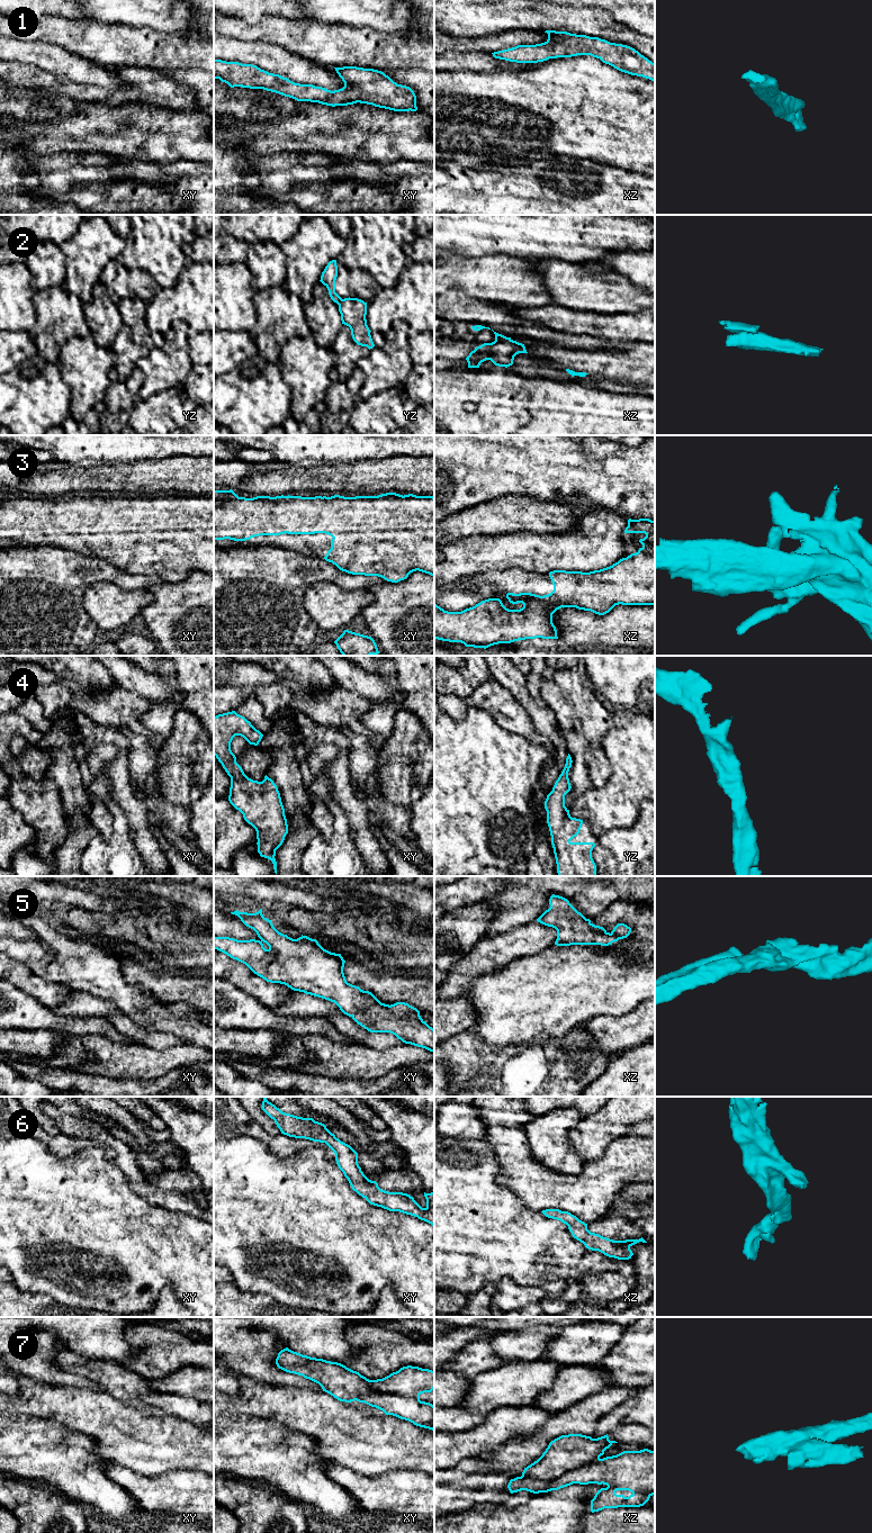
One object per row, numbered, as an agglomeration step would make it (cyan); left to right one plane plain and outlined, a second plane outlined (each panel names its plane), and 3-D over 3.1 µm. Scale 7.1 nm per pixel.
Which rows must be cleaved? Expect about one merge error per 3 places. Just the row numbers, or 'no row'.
2, 7

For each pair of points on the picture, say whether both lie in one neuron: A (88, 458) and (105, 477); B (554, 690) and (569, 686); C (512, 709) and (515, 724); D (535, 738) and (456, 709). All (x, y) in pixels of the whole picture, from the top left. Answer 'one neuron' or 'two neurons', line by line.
A: two neurons
B: two neurons
C: one neuron
D: one neuron

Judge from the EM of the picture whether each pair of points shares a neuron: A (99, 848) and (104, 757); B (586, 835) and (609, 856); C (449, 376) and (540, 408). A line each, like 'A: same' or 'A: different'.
A: same
B: different
C: same

